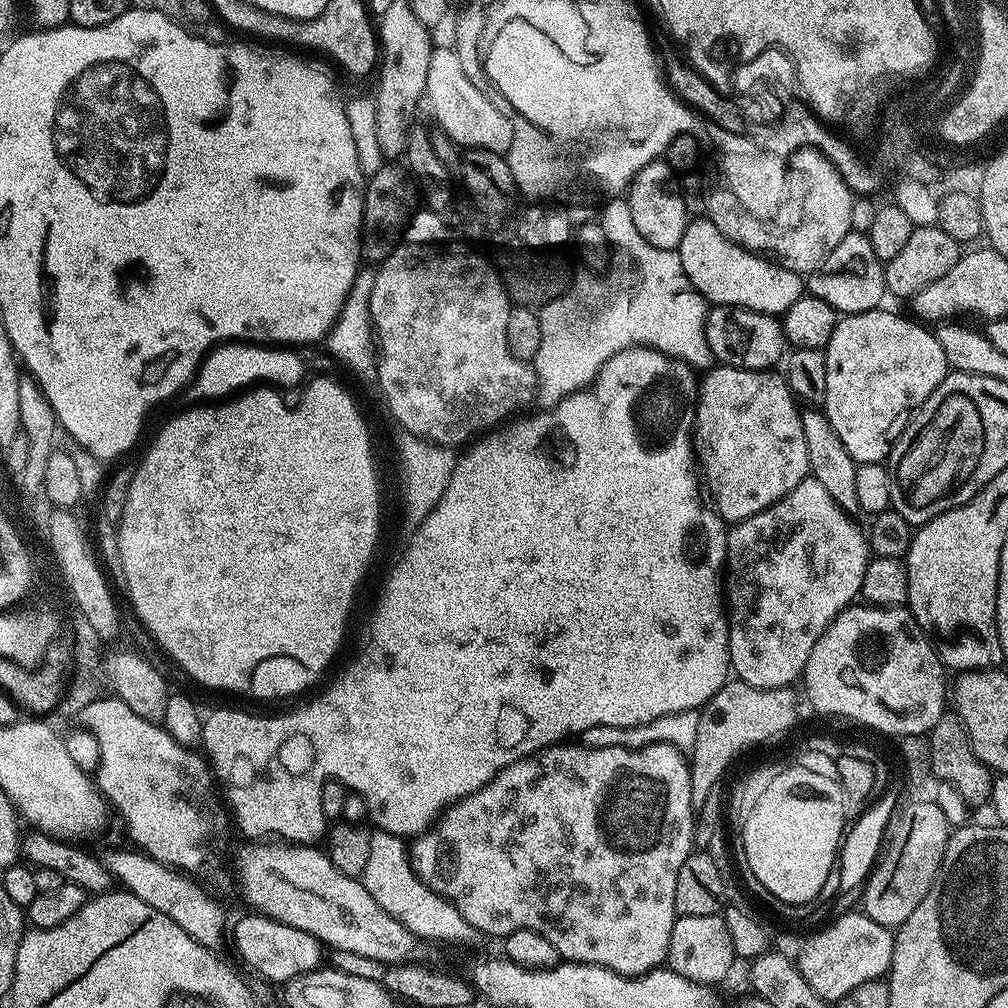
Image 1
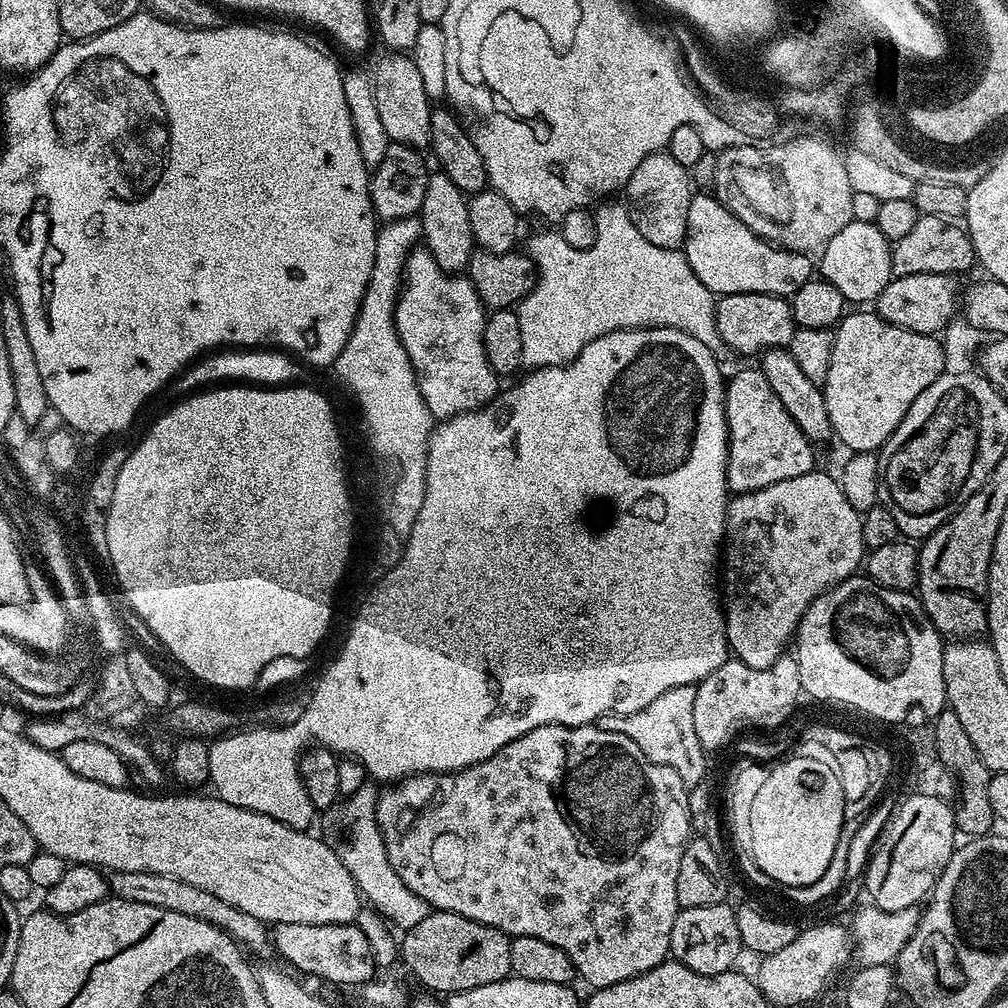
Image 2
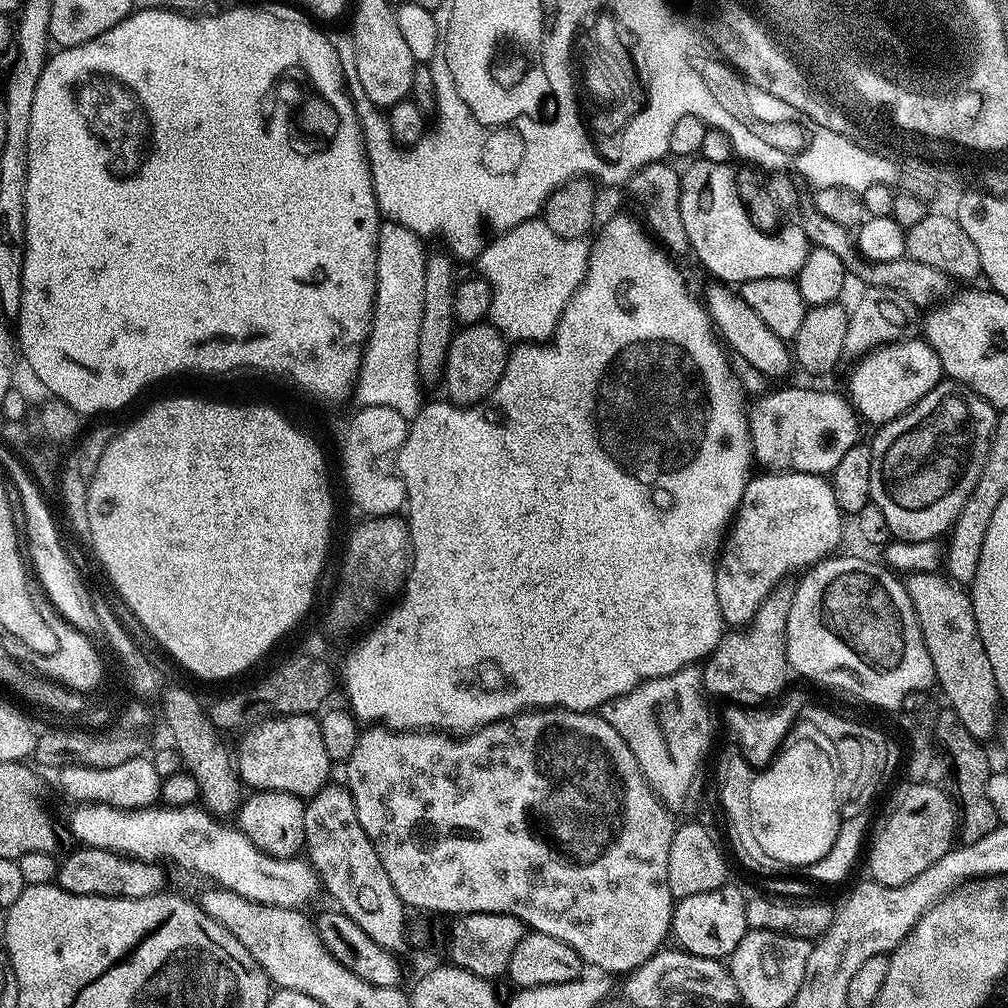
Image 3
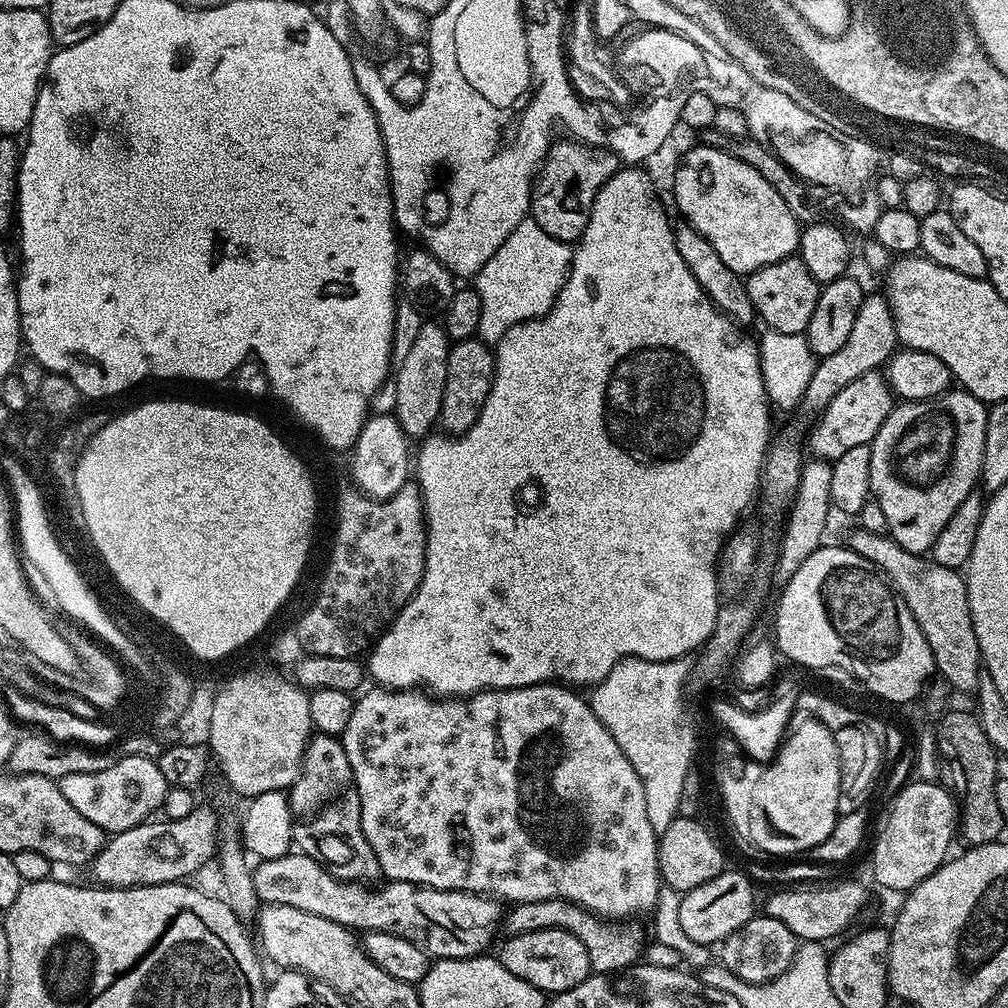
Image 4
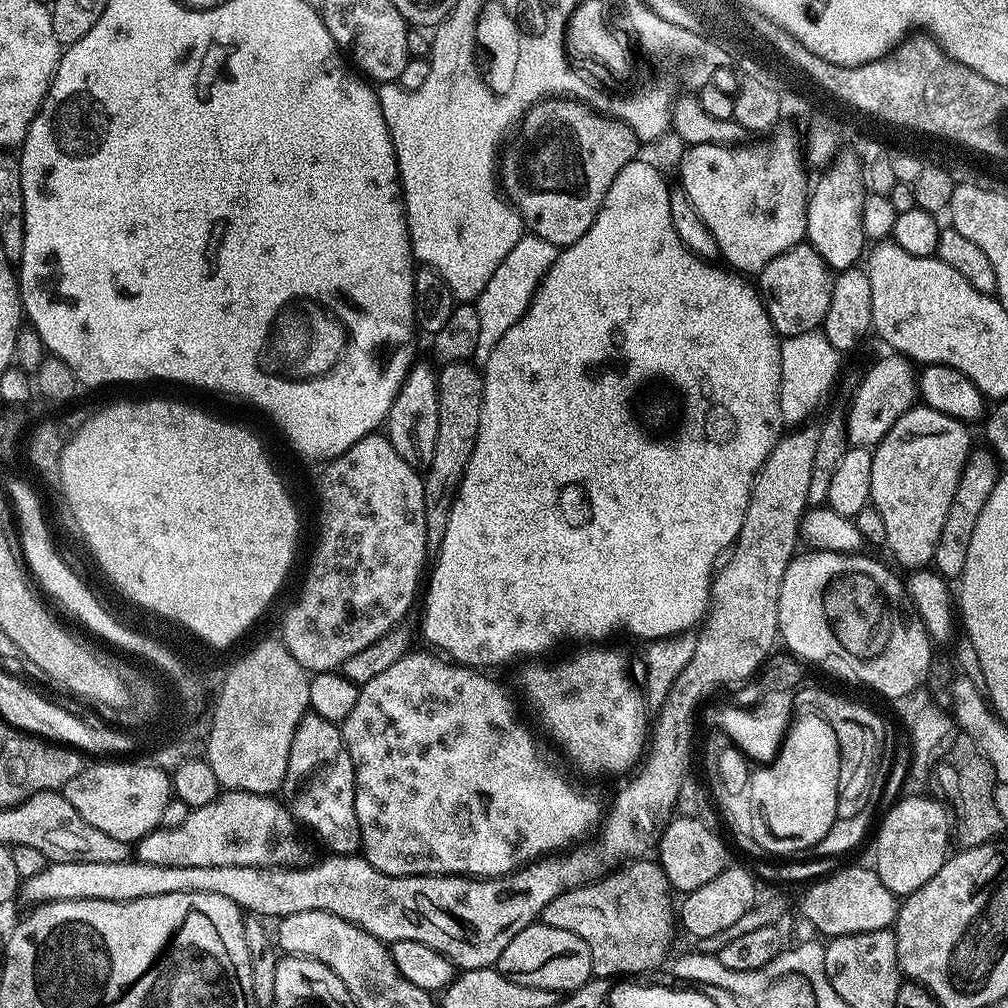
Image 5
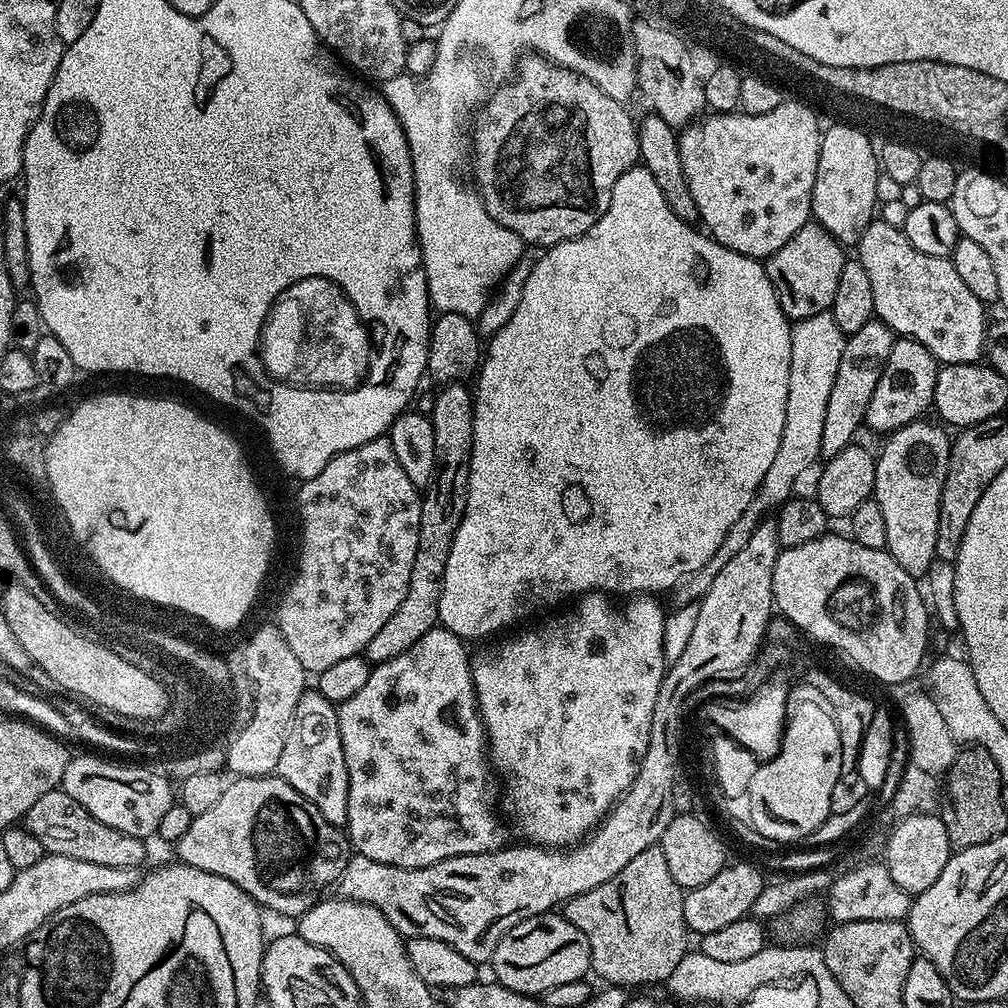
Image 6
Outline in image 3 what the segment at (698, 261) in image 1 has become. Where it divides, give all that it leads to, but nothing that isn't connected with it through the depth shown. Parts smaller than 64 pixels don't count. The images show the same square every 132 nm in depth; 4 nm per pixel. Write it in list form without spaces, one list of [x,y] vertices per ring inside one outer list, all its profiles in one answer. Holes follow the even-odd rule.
[[[703,158],[691,161],[688,169],[683,169],[680,177],[680,201],[682,202],[682,222],[686,226],[686,238],[691,255],[700,259],[700,264],[717,281],[729,286],[739,286],[754,278],[792,278],[802,270],[810,251],[810,245],[803,227],[781,227],[773,234],[754,224],[740,200],[736,189],[736,172],[728,164],[710,162]]]

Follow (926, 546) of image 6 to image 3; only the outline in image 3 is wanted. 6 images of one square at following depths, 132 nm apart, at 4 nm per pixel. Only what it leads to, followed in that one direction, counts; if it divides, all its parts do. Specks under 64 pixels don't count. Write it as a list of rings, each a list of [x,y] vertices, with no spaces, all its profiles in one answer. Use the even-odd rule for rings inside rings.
[[[944,378],[911,410],[875,429],[876,437],[870,440],[871,503],[876,504],[882,514],[886,514],[886,522],[895,539],[910,542],[936,540],[951,529],[962,506],[966,506],[966,498],[970,498],[988,460],[997,415],[992,403],[983,400],[973,388],[959,384],[957,380]]]

